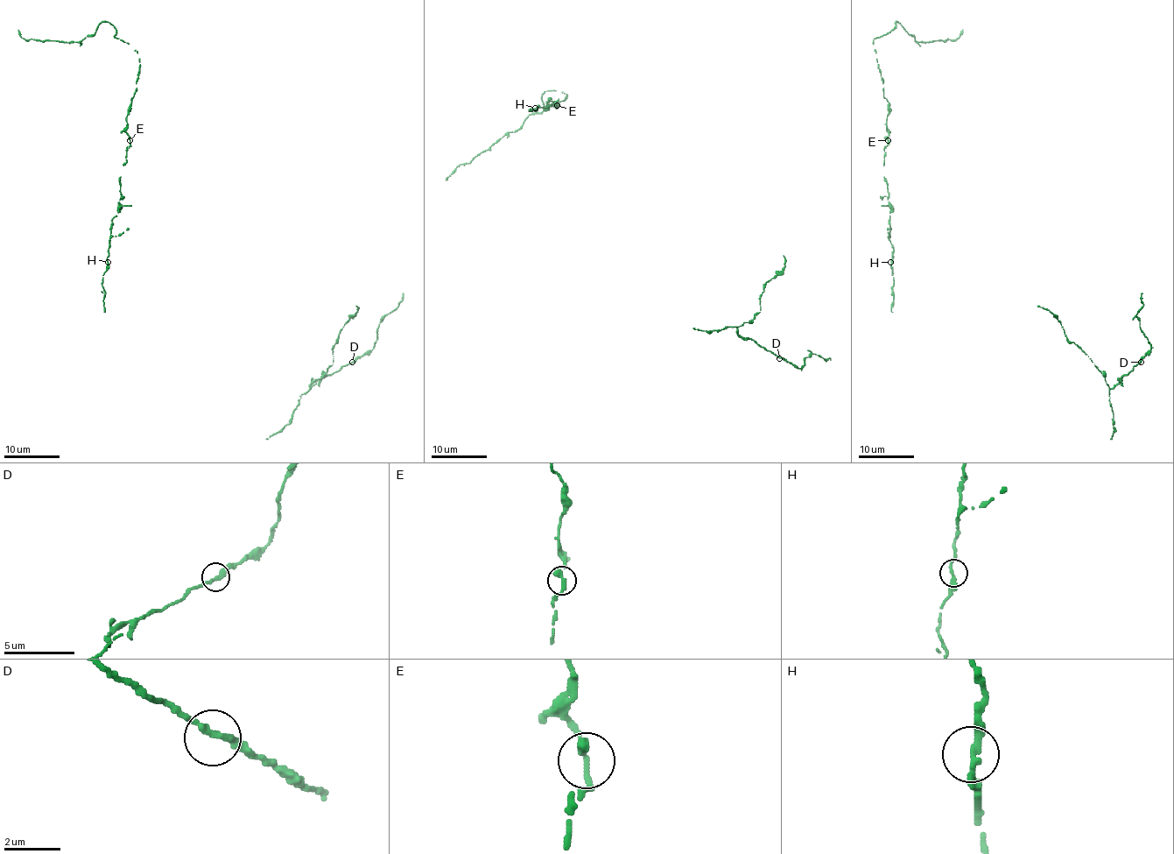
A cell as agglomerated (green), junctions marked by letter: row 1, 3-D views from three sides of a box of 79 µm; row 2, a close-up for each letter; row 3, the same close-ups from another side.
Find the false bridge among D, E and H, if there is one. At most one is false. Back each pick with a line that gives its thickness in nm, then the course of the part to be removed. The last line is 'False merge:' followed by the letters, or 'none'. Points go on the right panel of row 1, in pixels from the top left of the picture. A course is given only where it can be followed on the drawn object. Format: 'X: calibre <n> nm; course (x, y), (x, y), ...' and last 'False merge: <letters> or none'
False merge: none

